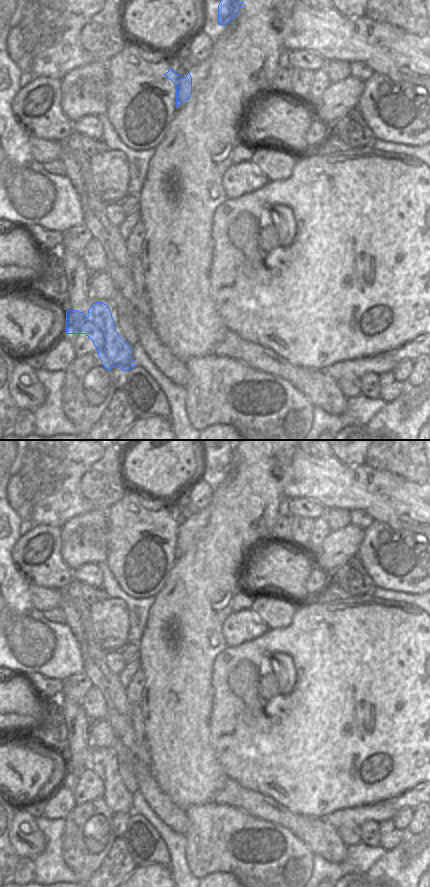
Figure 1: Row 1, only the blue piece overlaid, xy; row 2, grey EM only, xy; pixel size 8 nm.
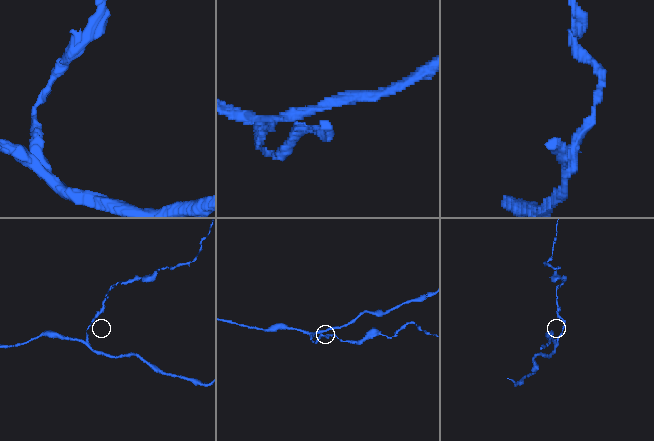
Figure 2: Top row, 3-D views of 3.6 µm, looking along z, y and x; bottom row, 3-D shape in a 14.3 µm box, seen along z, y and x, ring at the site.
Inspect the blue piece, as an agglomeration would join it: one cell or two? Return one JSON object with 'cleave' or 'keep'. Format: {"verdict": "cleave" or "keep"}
{"verdict": "cleave"}

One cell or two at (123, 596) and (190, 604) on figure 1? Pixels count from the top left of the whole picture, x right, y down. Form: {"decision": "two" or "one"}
{"decision": "two"}

